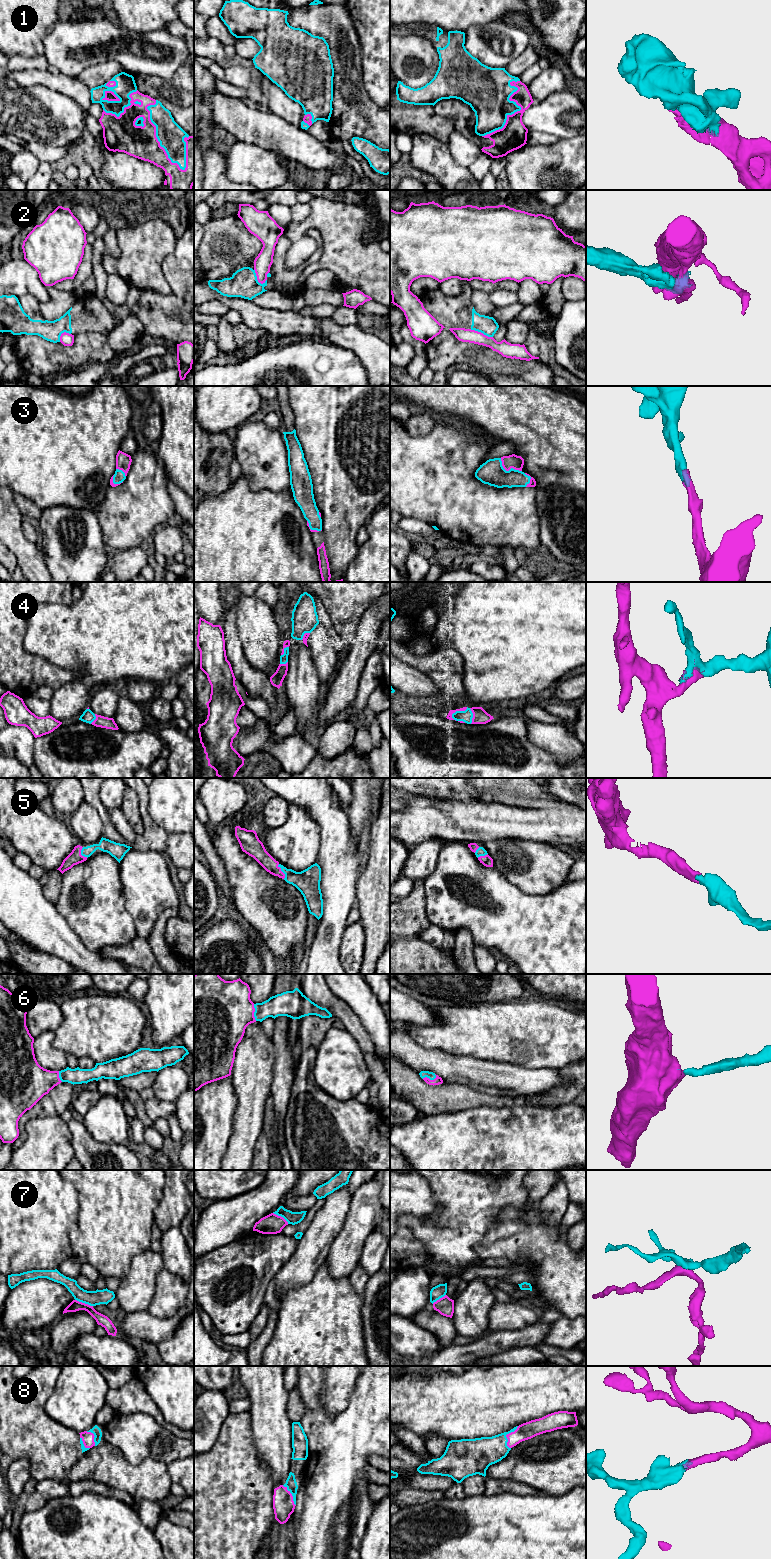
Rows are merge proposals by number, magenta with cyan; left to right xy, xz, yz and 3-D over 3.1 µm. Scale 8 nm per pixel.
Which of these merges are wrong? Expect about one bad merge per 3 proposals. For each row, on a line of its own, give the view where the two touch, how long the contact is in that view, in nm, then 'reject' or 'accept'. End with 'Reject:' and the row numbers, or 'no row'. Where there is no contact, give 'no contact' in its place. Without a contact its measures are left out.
1: contact in xy; length 600 nm; accept
2: contact in yz; length 200 nm; reject
3: contact in yz; length 200 nm; accept
4: contact in yz; length 160 nm; accept
5: contact in xz; length 130 nm; accept
6: contact in xz; length 140 nm; accept
7: contact in xy; length 160 nm; reject
8: contact in yz; length 200 nm; accept
Reject: 2, 7

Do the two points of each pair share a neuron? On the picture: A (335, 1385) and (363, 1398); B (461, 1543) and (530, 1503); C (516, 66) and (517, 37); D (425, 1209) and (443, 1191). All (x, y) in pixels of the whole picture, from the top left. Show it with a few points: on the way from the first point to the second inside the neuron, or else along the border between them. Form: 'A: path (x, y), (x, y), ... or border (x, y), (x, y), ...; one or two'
A: border (358, 1376), (349, 1404), (339, 1413); two
B: path (478, 1540), (506, 1516), (513, 1516); one
C: border (528, 44), (505, 68); two
D: border (426, 1180), (435, 1209), (420, 1218); two

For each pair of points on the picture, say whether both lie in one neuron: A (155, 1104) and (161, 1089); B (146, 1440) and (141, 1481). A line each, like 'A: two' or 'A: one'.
A: two
B: two

